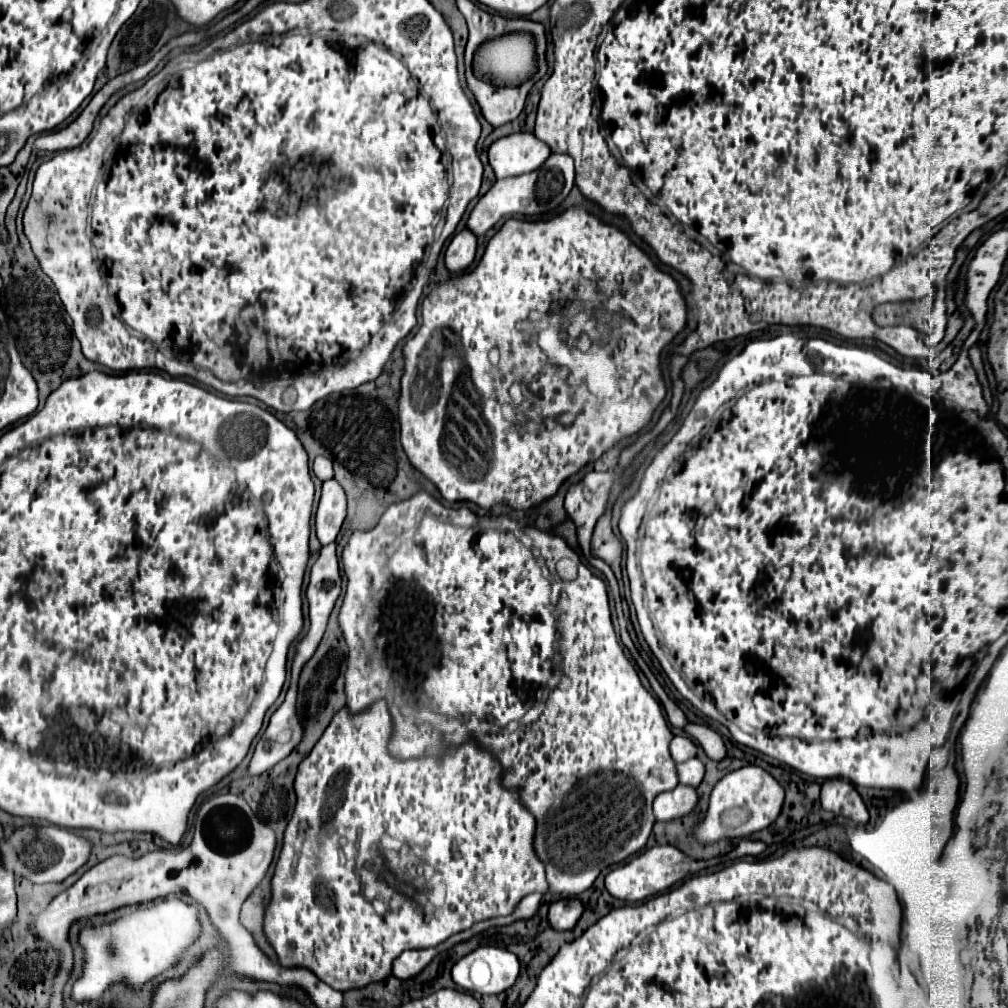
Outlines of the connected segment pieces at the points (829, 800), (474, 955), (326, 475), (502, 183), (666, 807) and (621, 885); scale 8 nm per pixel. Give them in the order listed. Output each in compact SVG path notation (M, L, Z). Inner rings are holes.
M844 778L826 780L822 784L820 802L822 802L824 810L834 812L834 814L844 816L844 818L850 818L856 824L866 824L868 822L866 804L862 802L856 788L852 784L848 784Z
M480 946L454 964L452 980L466 992L500 994L516 982L518 972L520 962L512 952L496 946Z
M316 456L314 464L312 464L312 470L322 482L330 480L332 478L332 460L326 458L326 456Z
M552 154L538 170L532 174L520 176L520 178L508 178L508 180L496 180L496 184L478 200L474 206L470 218L468 218L468 230L476 236L484 236L498 220L508 216L526 216L526 218L546 218L550 216L568 196L568 192L574 186L574 162L570 156L564 154Z
M678 784L670 792L662 792L654 800L654 818L656 820L674 820L686 816L698 802L696 790L690 786Z
M654 846L650 850L640 852L638 856L634 856L630 862L616 866L614 870L610 870L610 874L604 878L604 886L610 892L610 896L618 898L618 900L626 900L626 902L640 902L648 896L660 894L664 890L668 890L672 884L684 880L690 874L700 872L702 868L712 866L714 860L692 860L686 854L682 854L678 848L674 846Z

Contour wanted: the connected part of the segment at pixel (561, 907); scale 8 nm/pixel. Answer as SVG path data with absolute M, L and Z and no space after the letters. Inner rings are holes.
M574 898L552 902L550 910L548 910L548 924L558 932L572 930L576 926L582 910L584 910L584 906Z

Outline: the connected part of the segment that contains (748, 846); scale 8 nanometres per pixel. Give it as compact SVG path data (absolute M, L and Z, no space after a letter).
M742 840L736 848L736 858L742 858L742 856L758 856L760 852L764 852L766 844L764 842L758 842L758 840Z

